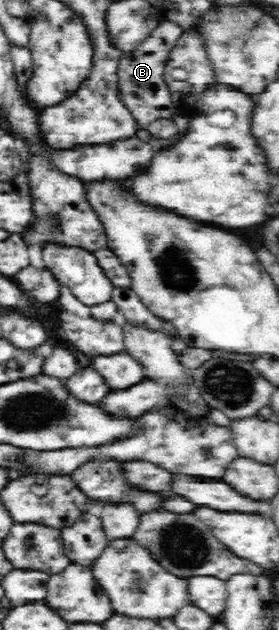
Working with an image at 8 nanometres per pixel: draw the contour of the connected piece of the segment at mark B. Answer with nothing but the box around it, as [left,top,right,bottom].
[118,22,186,129]

